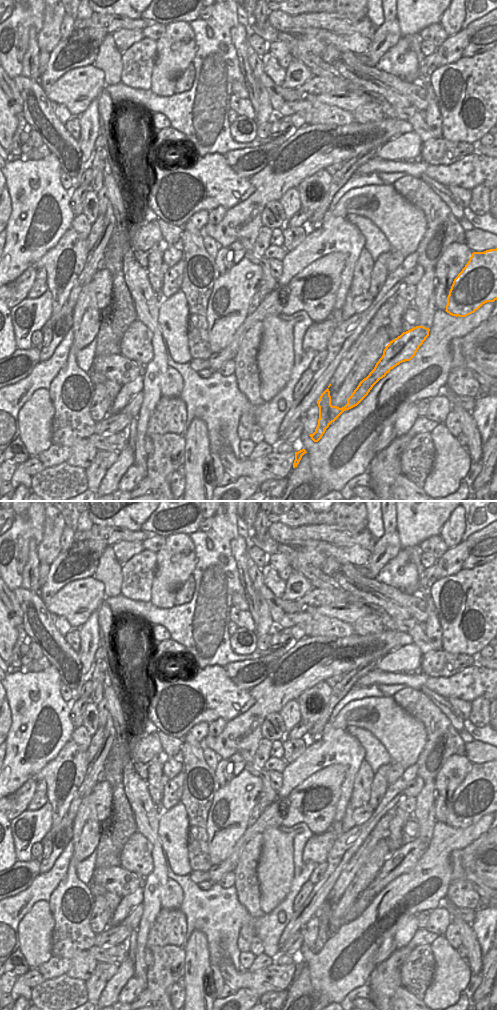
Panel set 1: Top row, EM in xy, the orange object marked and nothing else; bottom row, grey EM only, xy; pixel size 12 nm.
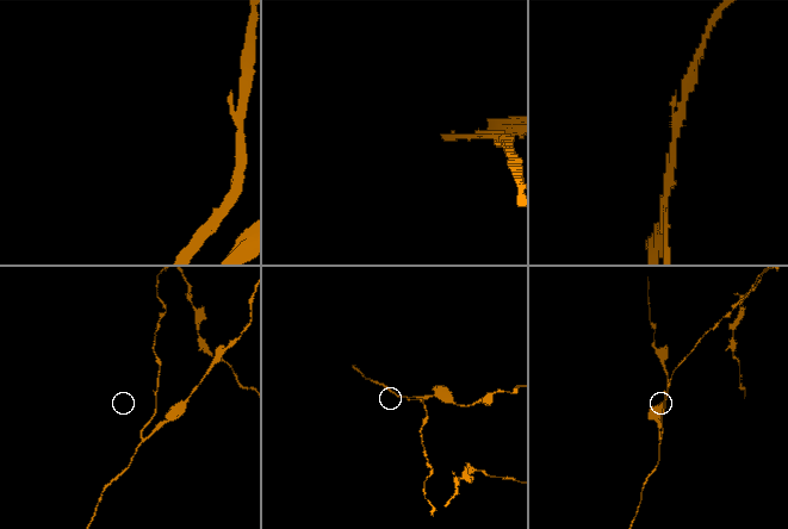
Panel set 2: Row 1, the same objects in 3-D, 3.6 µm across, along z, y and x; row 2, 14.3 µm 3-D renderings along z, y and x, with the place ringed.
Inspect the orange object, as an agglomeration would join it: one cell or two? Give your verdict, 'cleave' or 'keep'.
cleave

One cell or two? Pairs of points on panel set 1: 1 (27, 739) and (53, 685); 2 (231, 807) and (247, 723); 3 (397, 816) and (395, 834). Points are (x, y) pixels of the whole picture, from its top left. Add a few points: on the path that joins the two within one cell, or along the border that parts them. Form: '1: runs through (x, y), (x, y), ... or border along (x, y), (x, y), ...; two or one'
1: runs through (32, 726), (41, 707), (50, 698); one
2: border along (245, 768), (261, 780), (261, 786); two
3: runs through (397, 820), (395, 830); one

